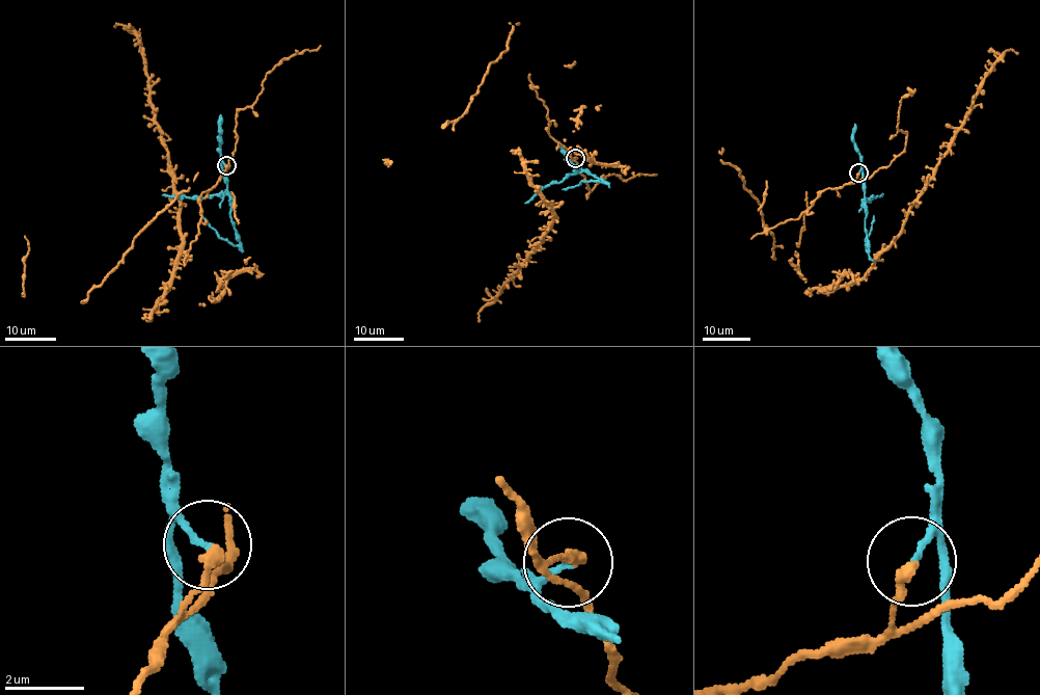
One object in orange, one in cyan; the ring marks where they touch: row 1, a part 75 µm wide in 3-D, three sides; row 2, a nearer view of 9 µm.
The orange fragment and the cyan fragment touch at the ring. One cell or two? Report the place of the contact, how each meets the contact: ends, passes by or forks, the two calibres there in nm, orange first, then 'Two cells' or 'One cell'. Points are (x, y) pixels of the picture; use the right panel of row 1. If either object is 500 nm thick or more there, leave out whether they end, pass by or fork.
Place: (858, 172). At the ring orange ends. At the ring cyan ends. Thickness 280 nm (orange) against 150 nm. Two cells

